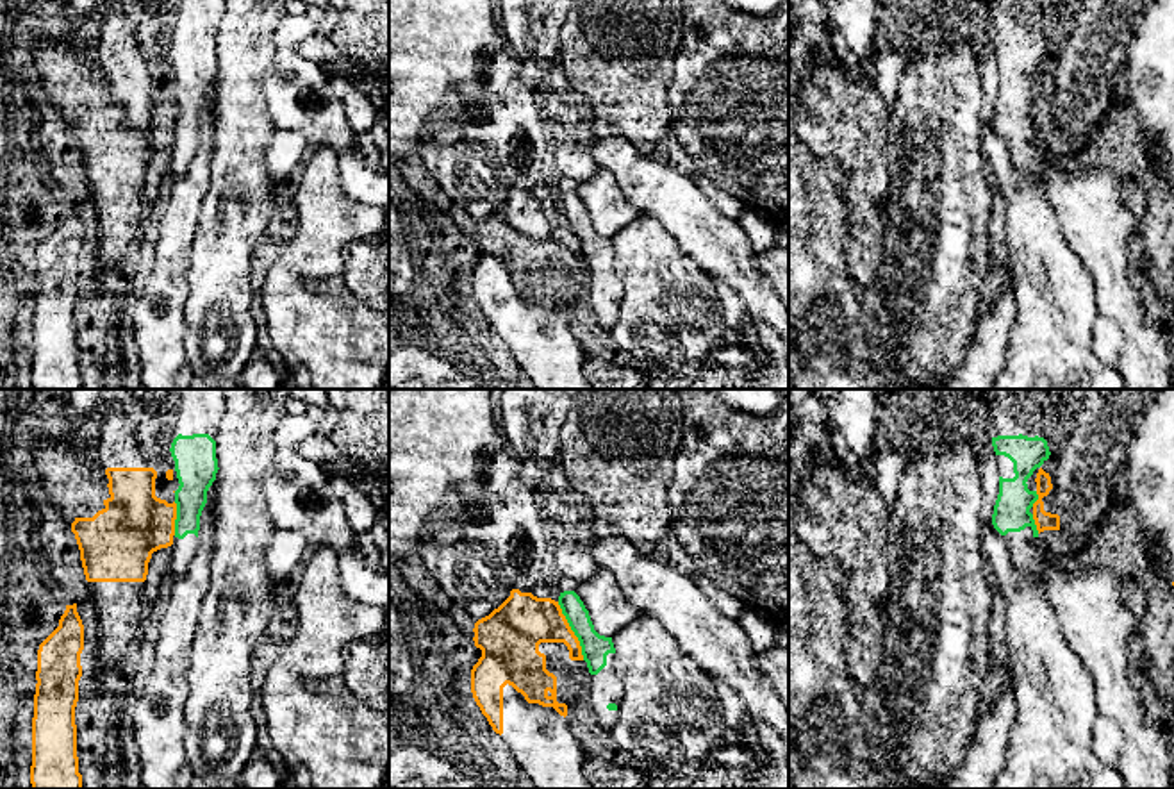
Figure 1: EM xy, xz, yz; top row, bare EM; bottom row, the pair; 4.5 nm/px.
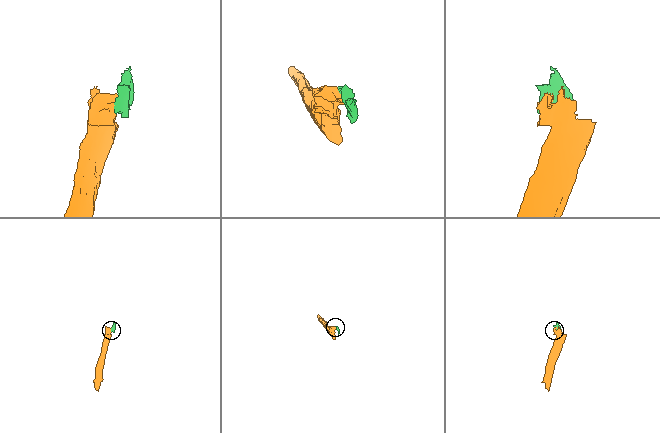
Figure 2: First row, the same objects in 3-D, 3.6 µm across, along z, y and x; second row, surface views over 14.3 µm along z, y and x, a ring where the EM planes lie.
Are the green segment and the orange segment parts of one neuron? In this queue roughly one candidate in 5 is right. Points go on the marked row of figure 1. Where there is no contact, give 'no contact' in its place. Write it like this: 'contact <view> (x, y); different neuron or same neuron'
contact xz (571, 629); different neuron

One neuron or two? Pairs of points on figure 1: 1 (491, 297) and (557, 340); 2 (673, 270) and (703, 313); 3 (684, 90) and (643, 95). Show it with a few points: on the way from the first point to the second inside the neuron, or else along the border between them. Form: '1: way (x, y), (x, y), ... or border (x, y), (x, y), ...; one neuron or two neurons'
1: way (507, 302), (541, 336); one neuron
2: way (673, 281), (693, 302); one neuron
3: border (671, 79), (671, 125), (668, 132); two neurons

